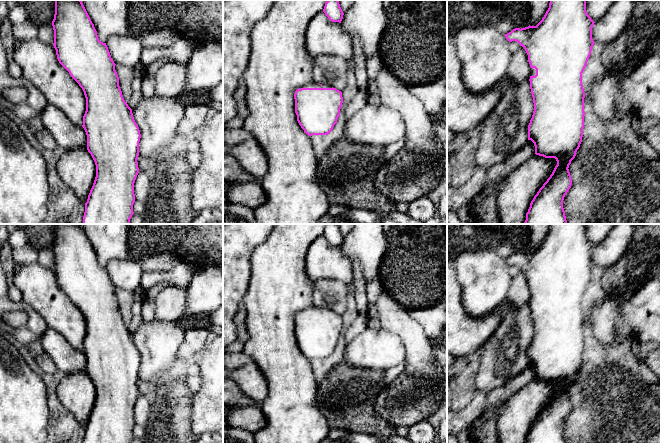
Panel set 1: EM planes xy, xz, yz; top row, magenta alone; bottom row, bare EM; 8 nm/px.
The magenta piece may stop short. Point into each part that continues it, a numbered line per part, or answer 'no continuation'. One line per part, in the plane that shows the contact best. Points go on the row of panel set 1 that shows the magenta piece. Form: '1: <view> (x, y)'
1: xz (312, 85)

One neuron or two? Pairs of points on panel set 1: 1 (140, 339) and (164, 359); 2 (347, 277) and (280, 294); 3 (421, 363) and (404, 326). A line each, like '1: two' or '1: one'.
1: one
2: two
3: one

